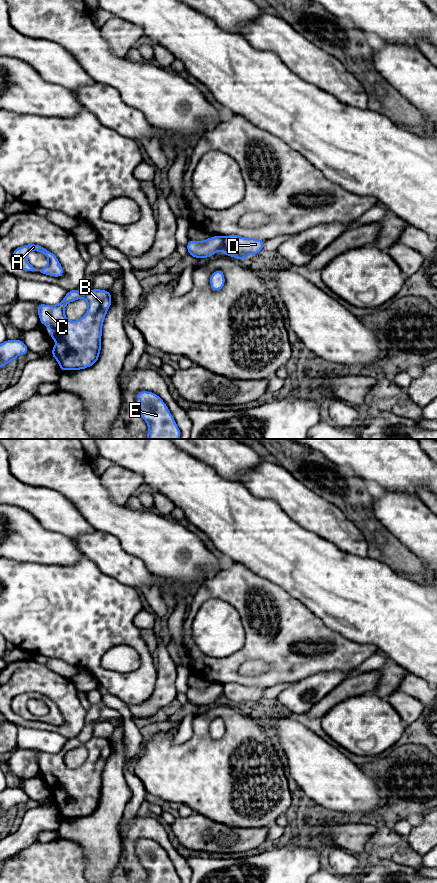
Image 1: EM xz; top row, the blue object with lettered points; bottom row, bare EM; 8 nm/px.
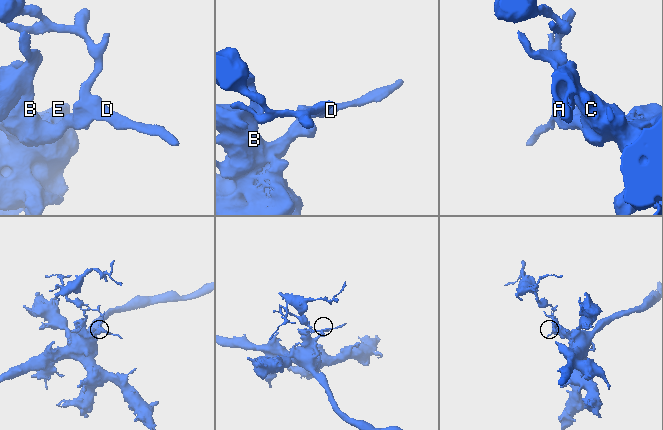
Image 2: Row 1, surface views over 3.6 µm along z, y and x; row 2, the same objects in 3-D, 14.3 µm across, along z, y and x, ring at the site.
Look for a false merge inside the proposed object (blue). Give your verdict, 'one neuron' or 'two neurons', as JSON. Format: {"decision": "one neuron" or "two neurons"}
{"decision": "two neurons"}

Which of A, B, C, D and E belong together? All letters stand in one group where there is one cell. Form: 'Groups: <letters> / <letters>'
Groups: A B C E / D

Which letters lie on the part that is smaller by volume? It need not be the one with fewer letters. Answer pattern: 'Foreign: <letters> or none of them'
Foreign: D

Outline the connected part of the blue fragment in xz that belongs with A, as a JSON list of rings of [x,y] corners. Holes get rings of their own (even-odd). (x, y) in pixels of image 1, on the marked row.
[[[27,244],[16,248],[12,253],[12,261],[17,267],[27,272],[37,272],[53,277],[62,277],[64,275],[64,270],[56,255],[38,244]],[[31,251],[43,253],[48,259],[48,265],[43,269],[32,266],[27,260],[27,255]]]

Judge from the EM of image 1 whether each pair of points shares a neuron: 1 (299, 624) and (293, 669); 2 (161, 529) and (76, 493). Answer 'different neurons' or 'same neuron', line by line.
1: same neuron
2: same neuron

